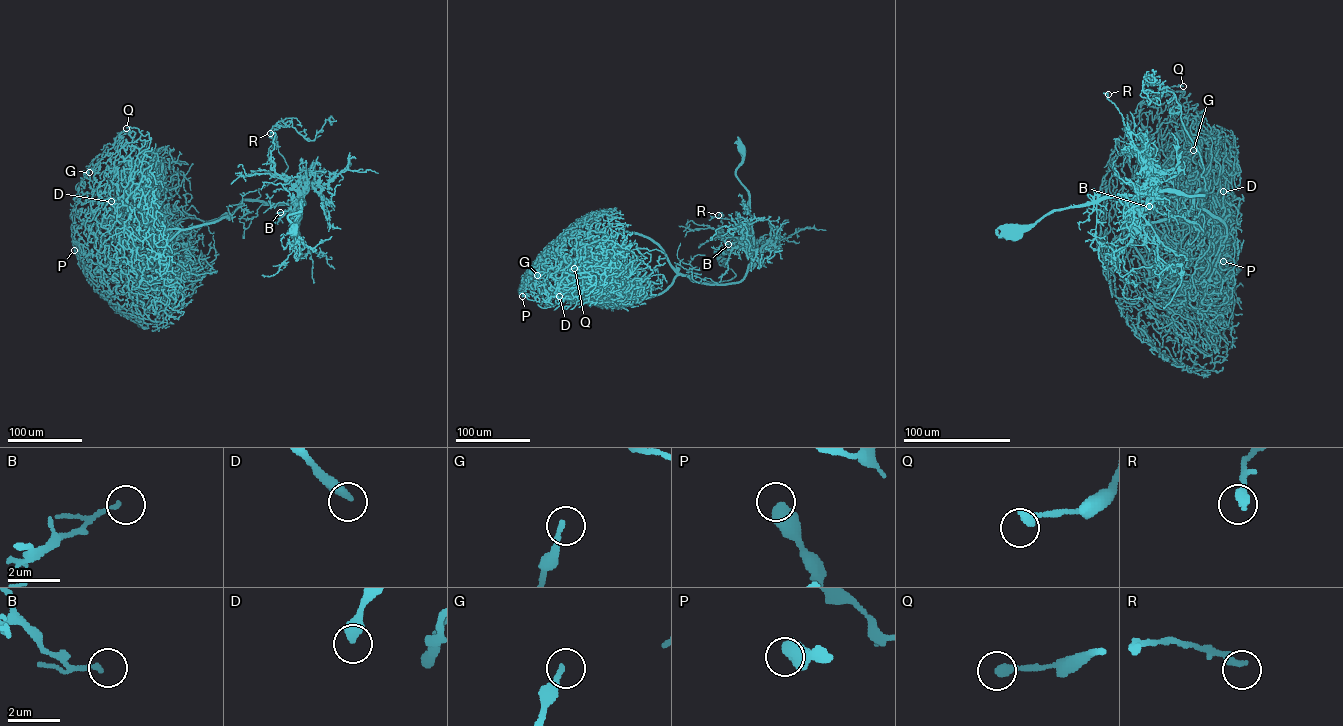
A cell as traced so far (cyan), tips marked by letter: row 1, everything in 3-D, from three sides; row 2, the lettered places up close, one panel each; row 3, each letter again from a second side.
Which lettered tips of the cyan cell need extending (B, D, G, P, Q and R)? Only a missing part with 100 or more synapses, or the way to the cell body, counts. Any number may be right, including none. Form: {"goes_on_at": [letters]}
{"goes_on_at": []}

